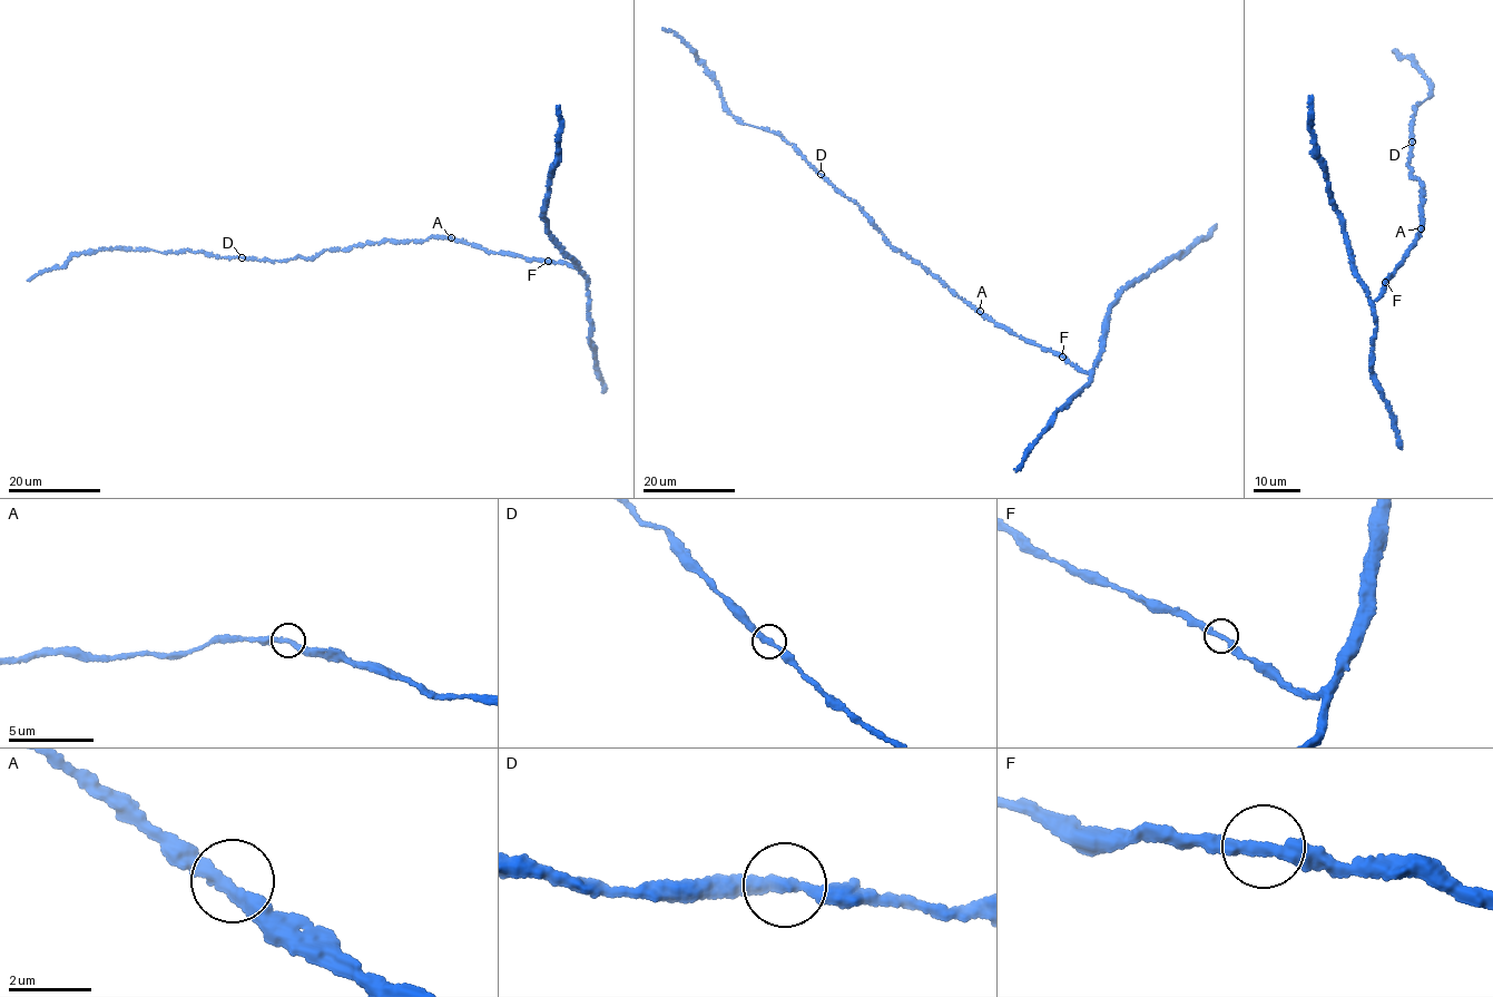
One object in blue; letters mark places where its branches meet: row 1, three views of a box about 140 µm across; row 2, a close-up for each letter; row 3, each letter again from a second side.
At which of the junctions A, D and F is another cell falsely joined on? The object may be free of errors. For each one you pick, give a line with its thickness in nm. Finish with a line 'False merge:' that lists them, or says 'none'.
False merge: none

